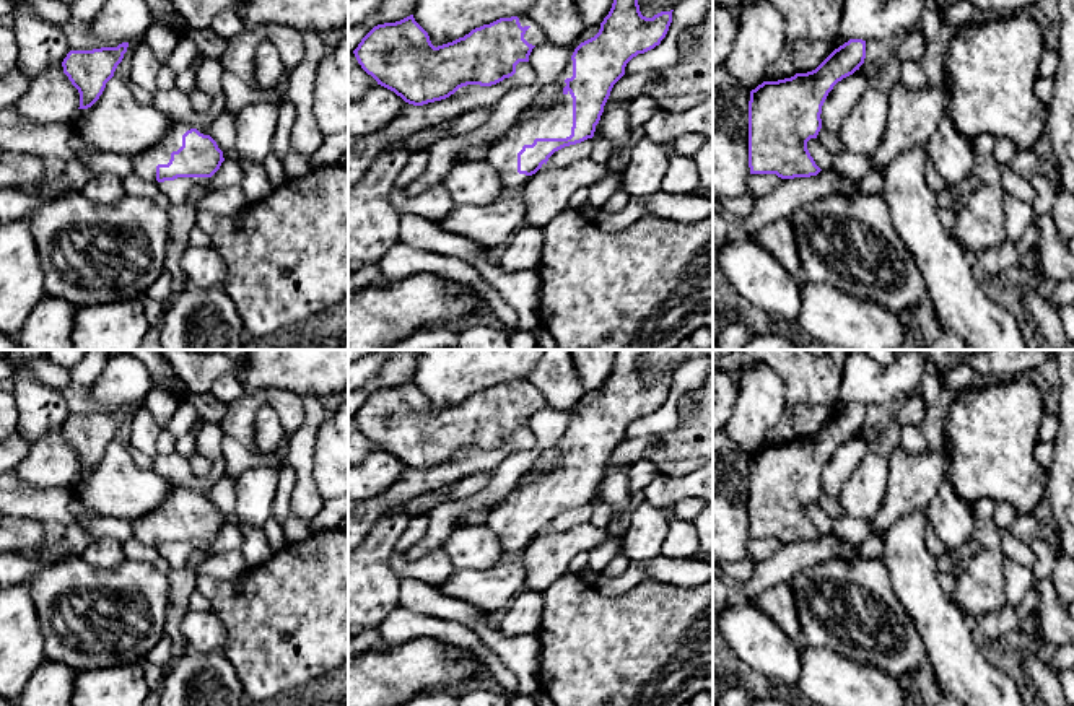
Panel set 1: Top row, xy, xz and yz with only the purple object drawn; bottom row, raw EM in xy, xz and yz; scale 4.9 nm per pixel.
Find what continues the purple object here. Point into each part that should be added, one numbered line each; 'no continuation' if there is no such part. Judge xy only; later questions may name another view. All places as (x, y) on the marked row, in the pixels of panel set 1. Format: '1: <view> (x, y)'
1: xy (145, 163)

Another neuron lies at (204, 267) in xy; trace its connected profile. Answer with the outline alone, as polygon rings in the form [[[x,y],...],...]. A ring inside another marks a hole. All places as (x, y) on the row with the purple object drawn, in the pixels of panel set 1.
[[[189,246],[181,255],[181,267],[186,272],[189,283],[199,288],[223,288],[226,280],[226,262],[212,247]]]

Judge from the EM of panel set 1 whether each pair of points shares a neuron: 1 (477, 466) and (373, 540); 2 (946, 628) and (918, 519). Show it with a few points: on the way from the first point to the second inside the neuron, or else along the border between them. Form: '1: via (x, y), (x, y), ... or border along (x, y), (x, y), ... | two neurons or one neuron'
1: border along (389, 513), (381, 516), (365, 537) | two neurons
2: via (925, 601), (915, 584), (915, 547) | one neuron

